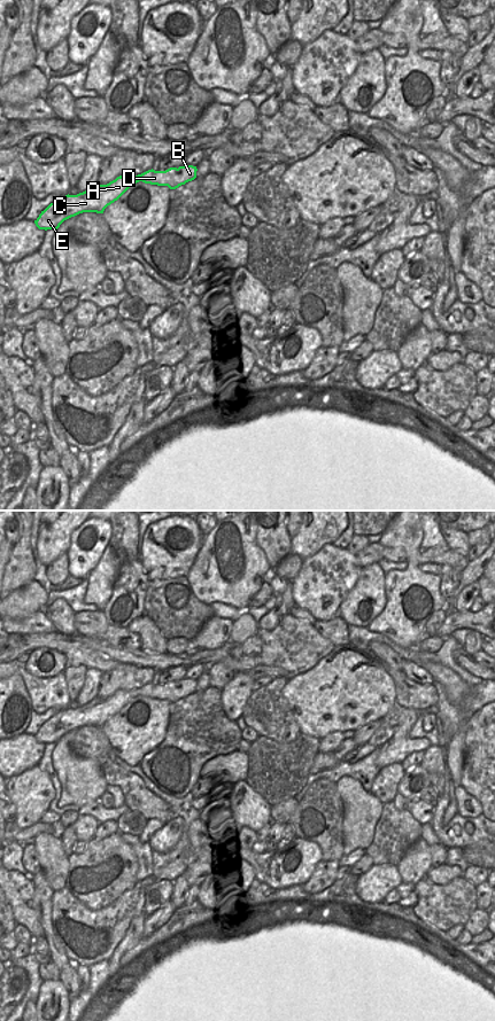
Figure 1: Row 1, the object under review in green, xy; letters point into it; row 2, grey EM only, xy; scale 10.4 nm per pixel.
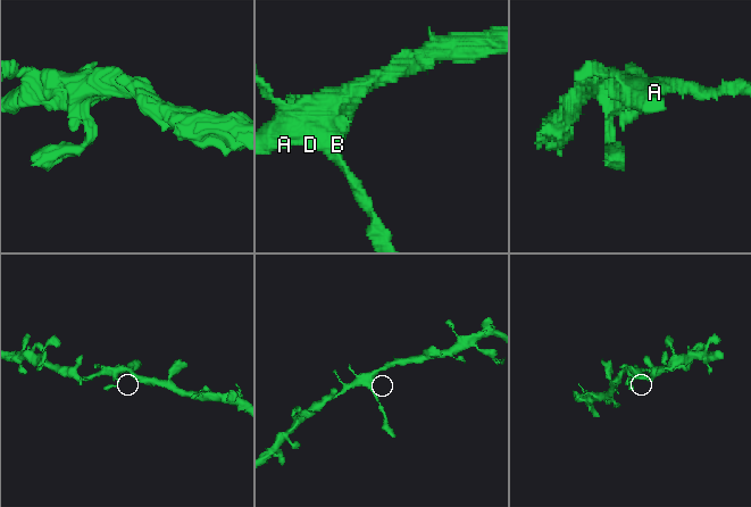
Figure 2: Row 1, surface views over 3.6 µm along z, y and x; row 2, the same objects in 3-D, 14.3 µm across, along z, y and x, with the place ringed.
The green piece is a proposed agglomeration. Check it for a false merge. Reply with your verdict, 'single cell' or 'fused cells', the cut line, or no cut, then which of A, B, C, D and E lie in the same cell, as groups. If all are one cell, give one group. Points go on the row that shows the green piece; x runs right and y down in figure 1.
fused cells; cut in xy along (177, 169), (177, 174), (173, 178), (178, 182), (187, 181); A C D E / B

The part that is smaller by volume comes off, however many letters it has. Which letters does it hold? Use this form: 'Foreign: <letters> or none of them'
Foreign: B

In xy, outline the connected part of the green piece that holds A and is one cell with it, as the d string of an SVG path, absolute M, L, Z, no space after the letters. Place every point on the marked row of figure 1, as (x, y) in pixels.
M170 167L165 171L148 170L132 177L117 177L107 185L96 184L90 189L77 195L65 195L51 203L34 220L39 229L57 229L60 225L79 213L96 212L103 213L105 209L117 201L132 185L142 181L145 184L168 186L176 189L188 182L178 184L173 178L178 169Z

